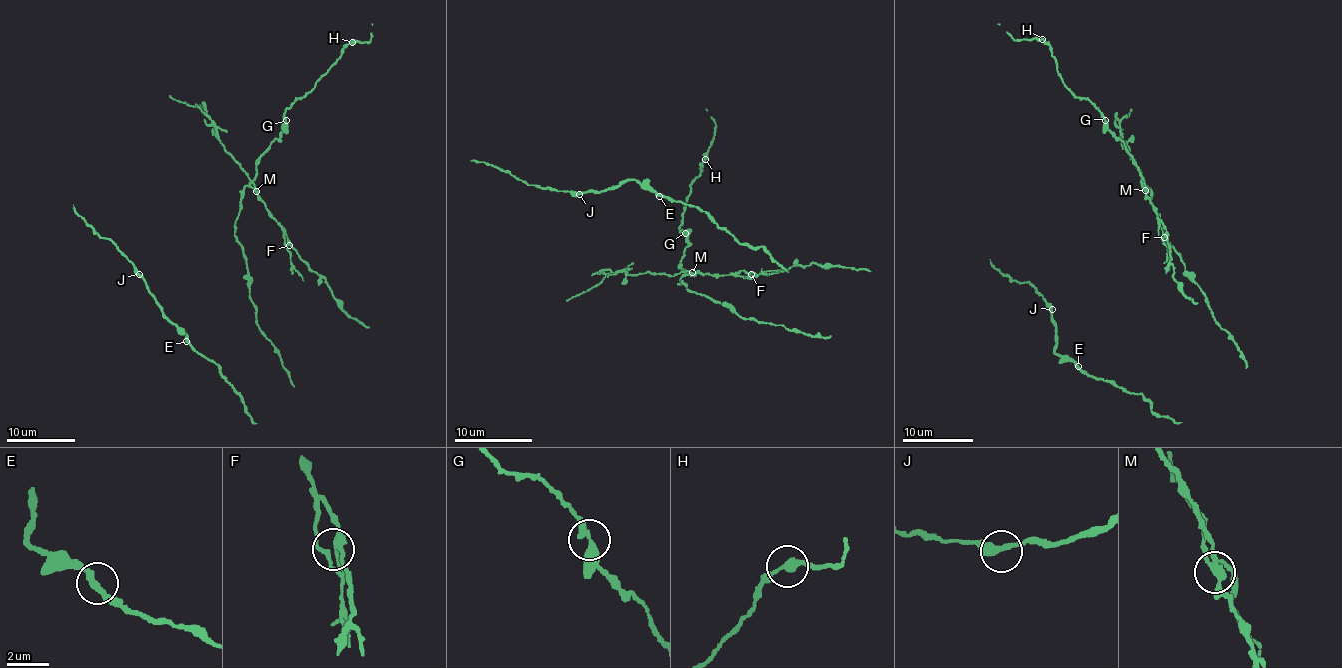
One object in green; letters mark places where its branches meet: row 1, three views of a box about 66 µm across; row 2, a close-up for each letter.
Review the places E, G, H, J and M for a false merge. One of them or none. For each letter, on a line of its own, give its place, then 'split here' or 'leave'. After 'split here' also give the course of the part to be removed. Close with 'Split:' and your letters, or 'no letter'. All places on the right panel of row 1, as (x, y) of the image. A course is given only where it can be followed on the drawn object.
E: place (1078, 366); leave
G: place (1105, 120); leave
H: place (1042, 39); leave
J: place (1052, 309); leave
M: place (1145, 190); split here; course (1145, 190), (1165, 227), (1172, 258), (1169, 262), (1179, 288), (1198, 303)
Split: M

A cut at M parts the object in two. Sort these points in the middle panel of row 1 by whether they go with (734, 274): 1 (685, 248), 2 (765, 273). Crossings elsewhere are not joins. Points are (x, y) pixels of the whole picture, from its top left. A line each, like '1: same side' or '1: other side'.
1: other side
2: same side

